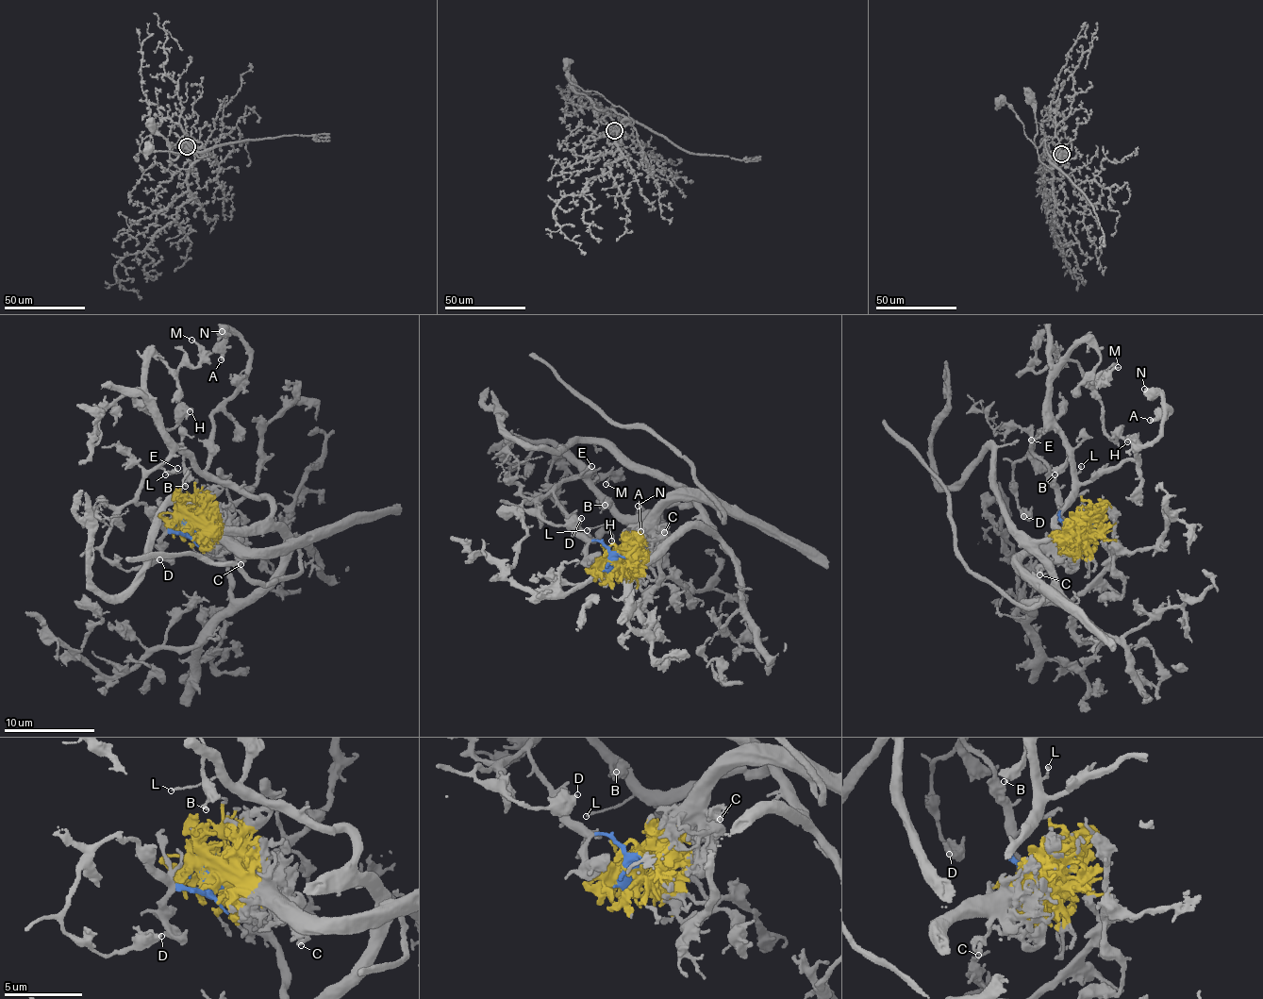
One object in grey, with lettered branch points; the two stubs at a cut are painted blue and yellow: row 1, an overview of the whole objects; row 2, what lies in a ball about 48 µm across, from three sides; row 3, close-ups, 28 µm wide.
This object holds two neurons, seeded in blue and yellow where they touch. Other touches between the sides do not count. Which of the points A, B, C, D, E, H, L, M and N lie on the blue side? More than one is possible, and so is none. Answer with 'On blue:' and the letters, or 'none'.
On blue: A, B, D, E, H, L, M, N

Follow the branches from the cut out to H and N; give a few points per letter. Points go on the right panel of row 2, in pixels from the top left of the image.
H: (1084, 525), (1071, 529), (1054, 478), (1032, 452), (1065, 362), (1077, 362), (1102, 406), (1103, 427), (1128, 441)
N: (1084, 525), (1071, 529), (1060, 514), (1032, 439), (1054, 427), (1078, 481), (1137, 459), (1164, 417), (1144, 388)

